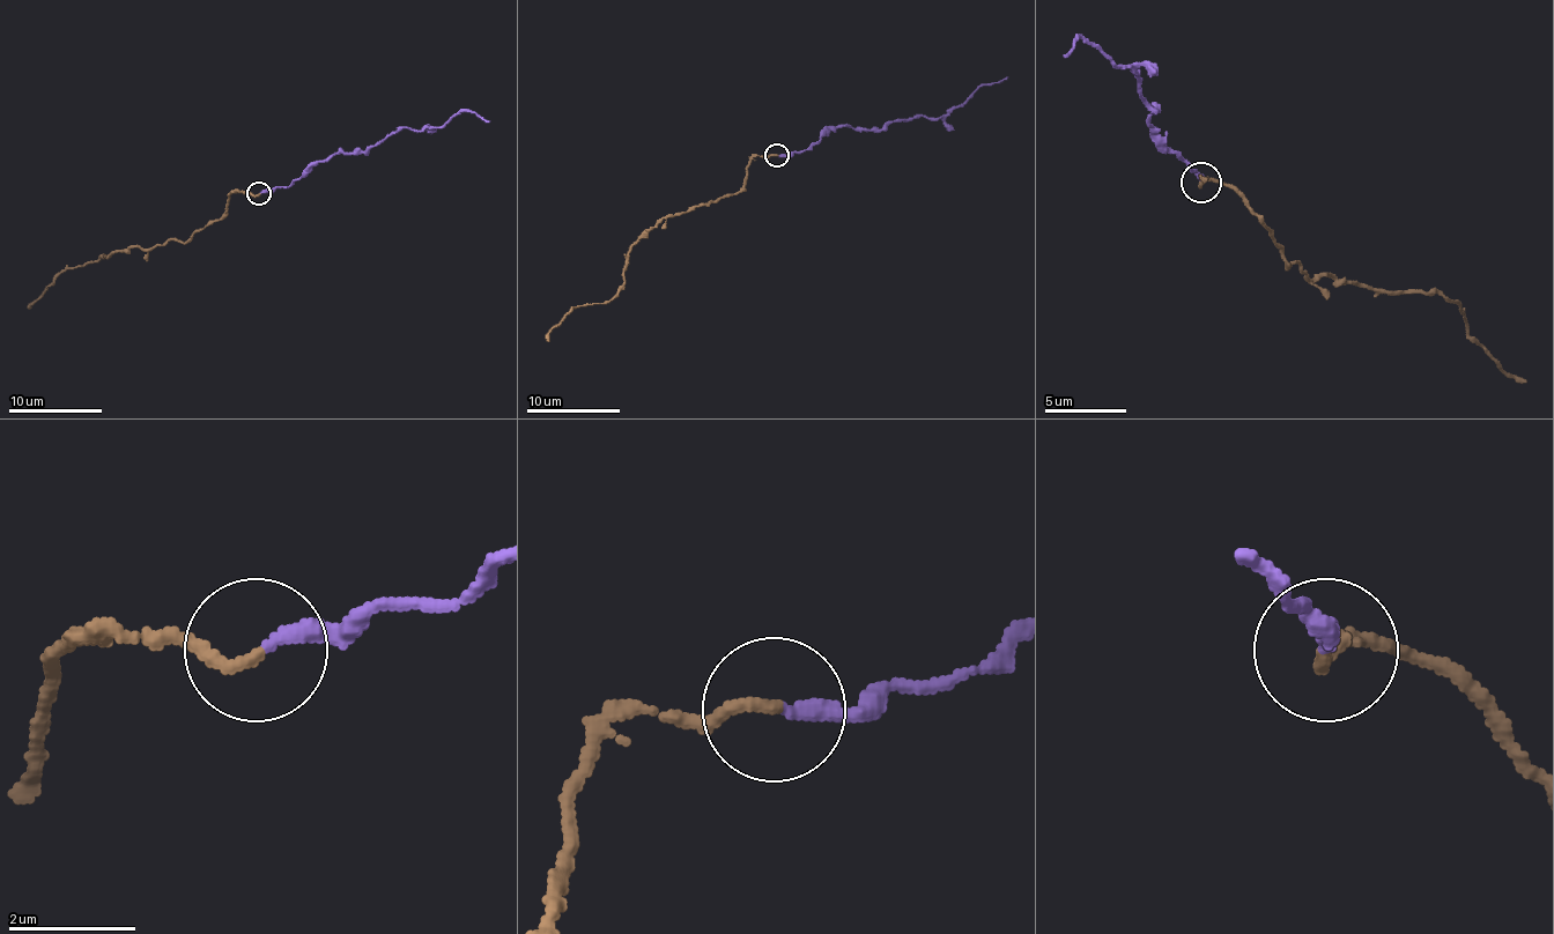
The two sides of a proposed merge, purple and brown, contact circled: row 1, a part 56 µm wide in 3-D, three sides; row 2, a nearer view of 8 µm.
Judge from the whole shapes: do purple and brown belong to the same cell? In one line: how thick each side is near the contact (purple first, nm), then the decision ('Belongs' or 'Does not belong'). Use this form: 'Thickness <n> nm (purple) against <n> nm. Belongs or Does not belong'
Thickness 260 nm (purple) against 200 nm. Does not belong

